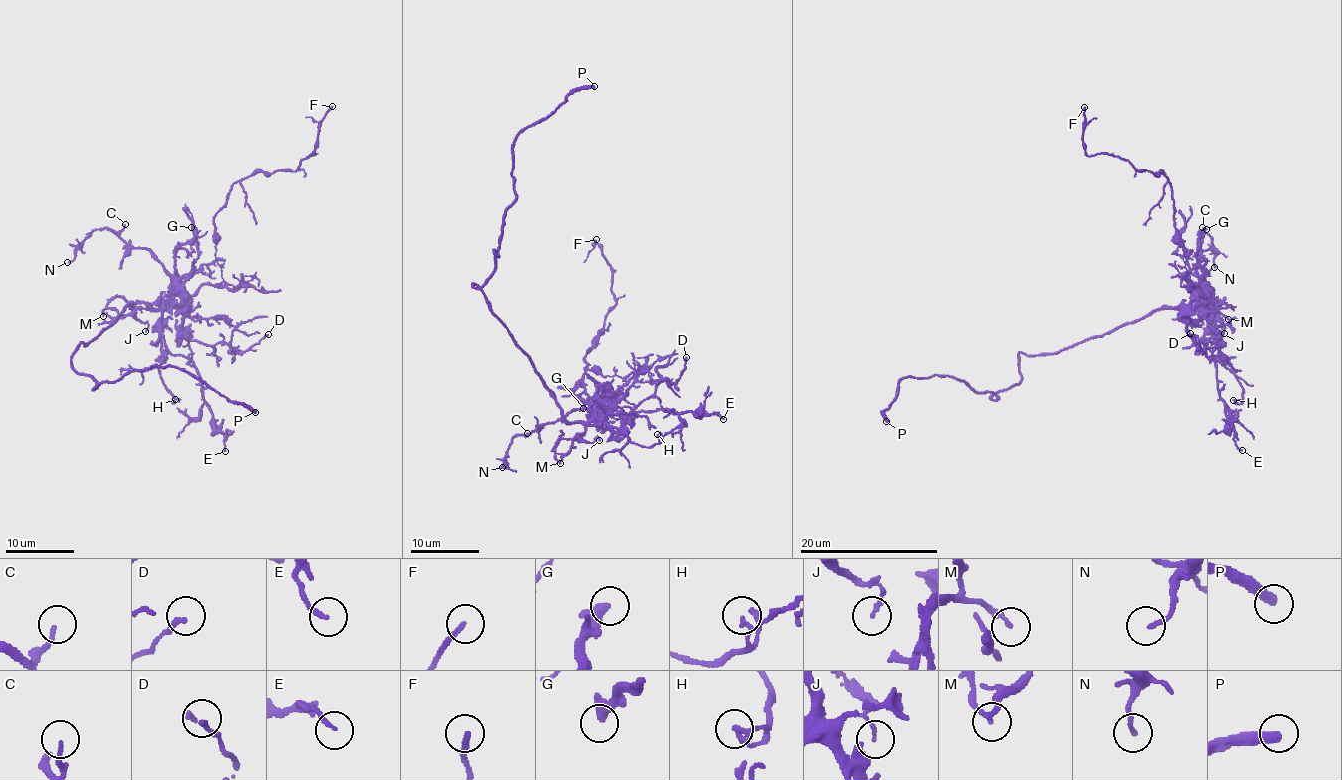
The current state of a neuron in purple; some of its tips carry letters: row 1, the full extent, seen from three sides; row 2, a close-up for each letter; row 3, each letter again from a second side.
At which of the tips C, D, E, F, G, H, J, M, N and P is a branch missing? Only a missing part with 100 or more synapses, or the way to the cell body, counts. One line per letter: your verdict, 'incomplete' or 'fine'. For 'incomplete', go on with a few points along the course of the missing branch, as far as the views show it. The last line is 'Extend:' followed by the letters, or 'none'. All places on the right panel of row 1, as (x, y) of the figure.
C: fine
D: fine
E: fine
F: fine
G: fine
H: fine
J: fine
M: fine
N: fine
P: incomplete | (886, 421), (895, 422), (898, 431)
Extend: P

